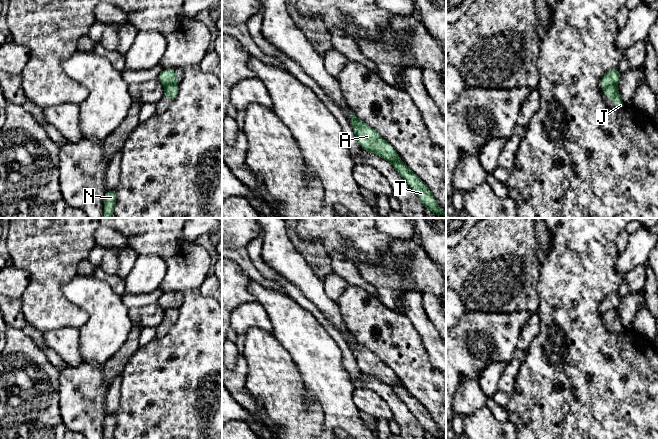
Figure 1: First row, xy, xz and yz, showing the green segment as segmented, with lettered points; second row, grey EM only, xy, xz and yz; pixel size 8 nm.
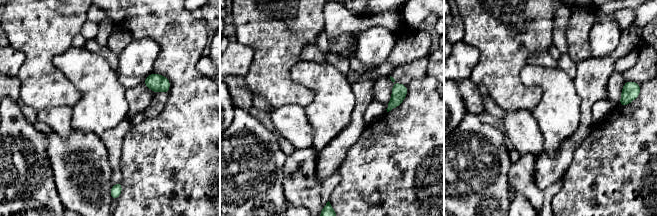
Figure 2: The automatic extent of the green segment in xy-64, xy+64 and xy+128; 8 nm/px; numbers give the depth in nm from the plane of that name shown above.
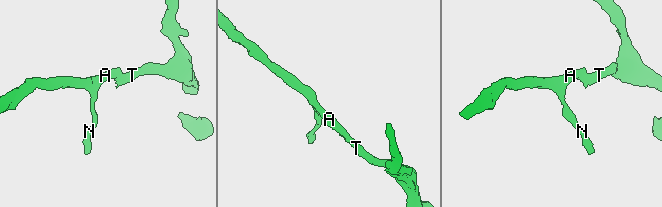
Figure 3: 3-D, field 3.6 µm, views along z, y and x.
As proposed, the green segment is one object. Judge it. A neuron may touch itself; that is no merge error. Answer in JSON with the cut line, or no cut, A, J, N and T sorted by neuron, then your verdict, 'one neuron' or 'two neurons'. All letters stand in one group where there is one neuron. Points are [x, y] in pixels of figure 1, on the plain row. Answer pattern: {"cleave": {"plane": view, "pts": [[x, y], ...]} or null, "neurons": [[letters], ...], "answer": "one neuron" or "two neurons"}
{"cleave": {"plane": "xy", "pts": [[177, 308], [168, 308], [165, 311]]}, "neurons": [["A", "N"], ["J", "T"]], "answer": "two neurons"}

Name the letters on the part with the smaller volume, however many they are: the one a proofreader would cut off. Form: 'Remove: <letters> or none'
Remove: J, T

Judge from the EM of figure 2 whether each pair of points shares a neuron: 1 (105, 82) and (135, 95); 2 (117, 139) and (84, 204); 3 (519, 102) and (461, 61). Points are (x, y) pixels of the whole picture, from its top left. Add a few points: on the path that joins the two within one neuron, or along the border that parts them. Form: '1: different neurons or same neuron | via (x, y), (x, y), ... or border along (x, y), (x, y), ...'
1: different neurons | border along (125, 90), (128, 114)
2: different neurons | border along (100, 137), (107, 150), (112, 180)
3: different neurons | border along (472, 45), (479, 52), (479, 60), (468, 78)

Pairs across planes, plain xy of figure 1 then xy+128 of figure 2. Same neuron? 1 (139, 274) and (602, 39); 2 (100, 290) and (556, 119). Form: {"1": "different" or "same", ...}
{"1": "same", "2": "same"}

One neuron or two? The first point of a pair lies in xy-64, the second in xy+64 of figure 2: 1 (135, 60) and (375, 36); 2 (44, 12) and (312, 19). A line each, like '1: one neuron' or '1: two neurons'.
1: one neuron
2: one neuron

